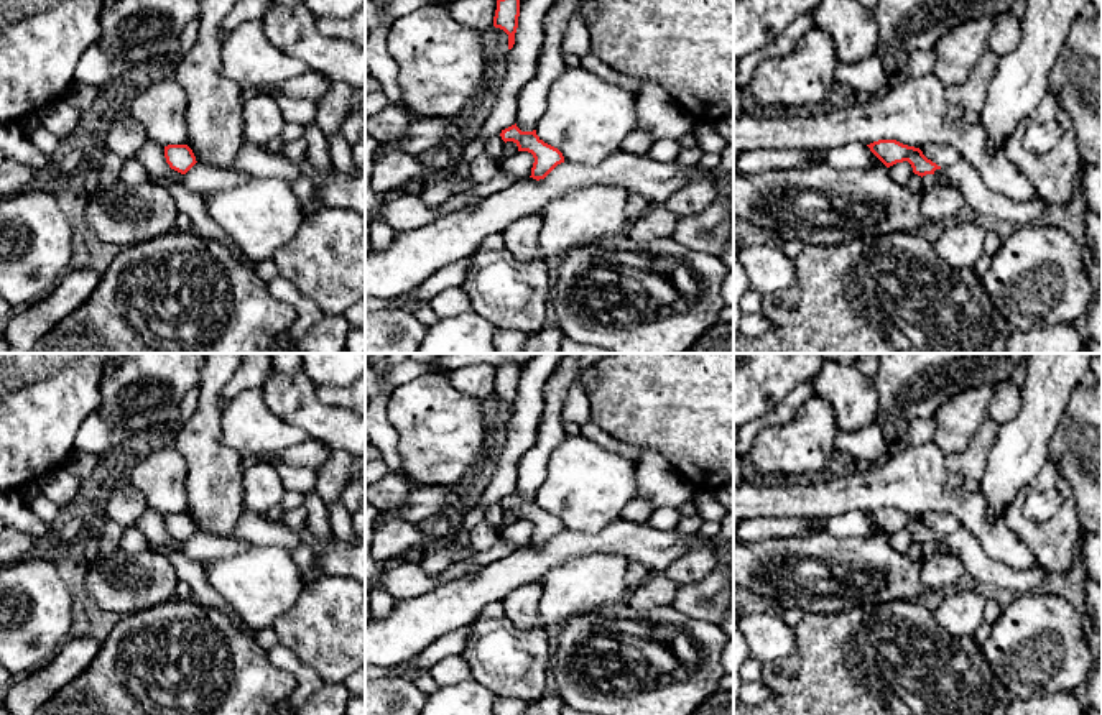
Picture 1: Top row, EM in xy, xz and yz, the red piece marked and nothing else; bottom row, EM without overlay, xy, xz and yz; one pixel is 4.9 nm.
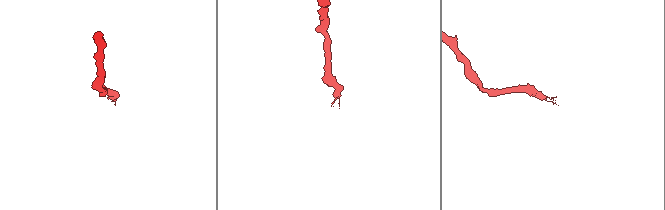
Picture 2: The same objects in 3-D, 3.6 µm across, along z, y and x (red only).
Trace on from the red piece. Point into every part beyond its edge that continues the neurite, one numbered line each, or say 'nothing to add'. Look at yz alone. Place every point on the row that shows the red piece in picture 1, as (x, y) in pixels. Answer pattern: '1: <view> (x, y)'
1: yz (977, 196)

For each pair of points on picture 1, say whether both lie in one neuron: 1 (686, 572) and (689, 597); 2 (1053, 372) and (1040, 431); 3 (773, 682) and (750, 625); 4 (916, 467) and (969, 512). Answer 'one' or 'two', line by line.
1: two
2: one
3: two
4: one

